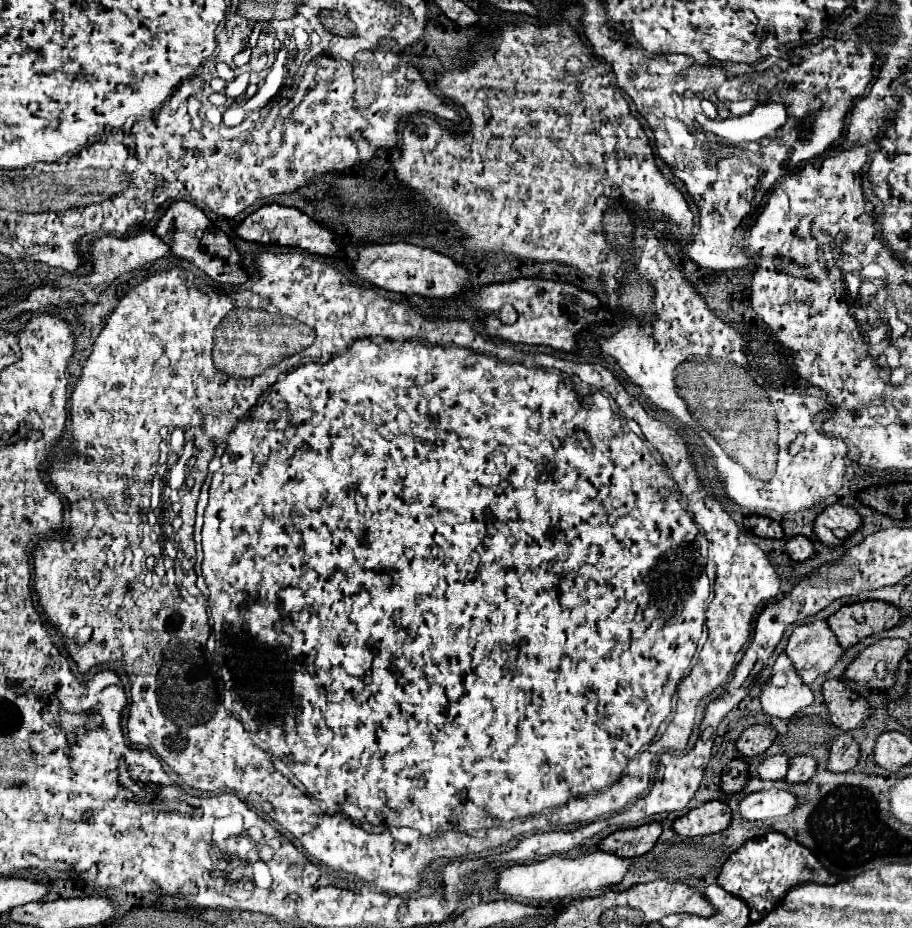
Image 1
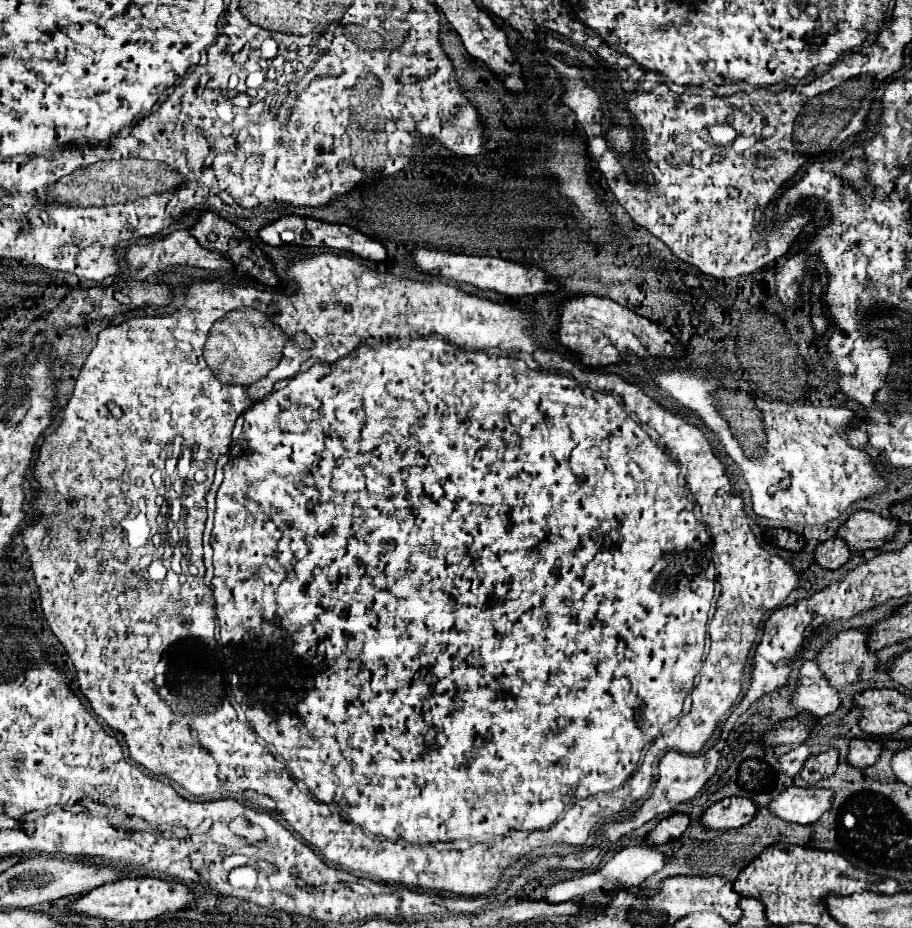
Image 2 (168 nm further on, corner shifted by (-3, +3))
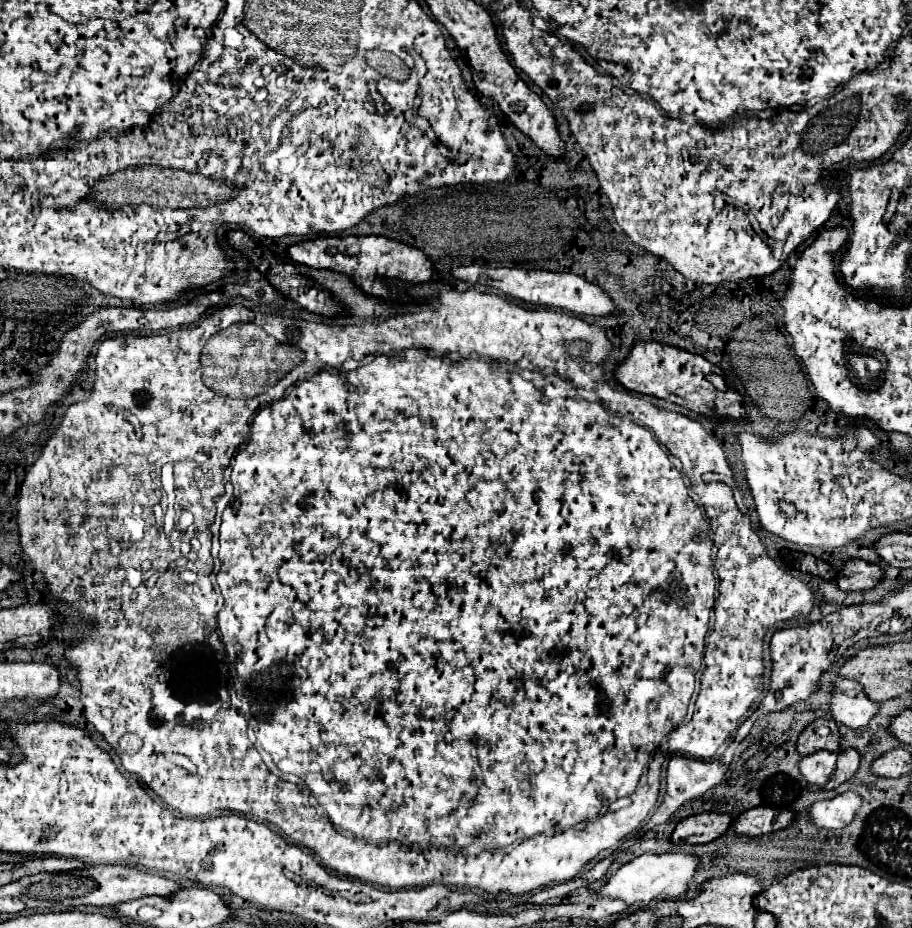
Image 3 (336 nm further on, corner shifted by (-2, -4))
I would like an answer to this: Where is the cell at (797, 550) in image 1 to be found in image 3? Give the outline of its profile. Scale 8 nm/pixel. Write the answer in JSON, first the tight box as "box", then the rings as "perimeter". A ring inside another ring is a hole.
{"box":[836,560,884,590],"perimeter":[[[848,560],[844,570],[836,576],[836,584],[842,590],[872,590],[884,578],[884,570],[864,560]]]}

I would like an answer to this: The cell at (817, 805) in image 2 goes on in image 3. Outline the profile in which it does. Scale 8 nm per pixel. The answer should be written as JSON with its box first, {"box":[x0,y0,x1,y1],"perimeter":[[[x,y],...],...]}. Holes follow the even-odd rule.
{"box":[810,792,862,828],"perimeter":[[[844,792],[832,800],[816,802],[810,810],[810,818],[820,828],[846,828],[858,814],[862,798],[856,792]]]}

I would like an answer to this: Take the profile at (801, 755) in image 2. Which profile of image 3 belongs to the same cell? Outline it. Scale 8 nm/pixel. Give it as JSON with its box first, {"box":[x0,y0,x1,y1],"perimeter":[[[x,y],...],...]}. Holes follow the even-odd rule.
{"box":[800,752,836,788],"perimeter":[[[814,752],[800,760],[800,772],[810,784],[824,788],[826,782],[832,778],[832,772],[836,770],[836,758],[836,752]]]}

